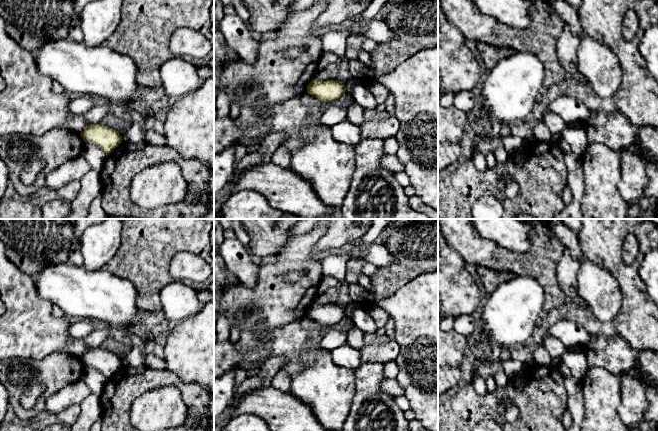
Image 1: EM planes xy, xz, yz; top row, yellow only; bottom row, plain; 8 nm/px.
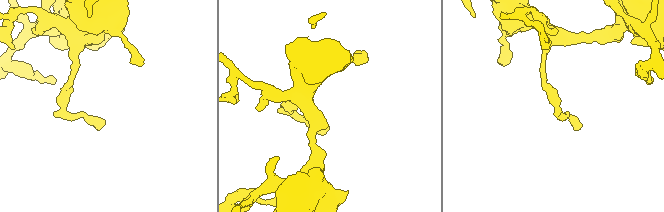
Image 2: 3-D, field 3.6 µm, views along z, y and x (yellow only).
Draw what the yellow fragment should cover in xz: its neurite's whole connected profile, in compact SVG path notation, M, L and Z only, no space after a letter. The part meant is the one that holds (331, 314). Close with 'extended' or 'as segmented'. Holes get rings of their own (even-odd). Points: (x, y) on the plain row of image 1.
M314 302L307 309L307 317L324 326L335 325L345 316L345 309L337 304L321 305Z; as segmented

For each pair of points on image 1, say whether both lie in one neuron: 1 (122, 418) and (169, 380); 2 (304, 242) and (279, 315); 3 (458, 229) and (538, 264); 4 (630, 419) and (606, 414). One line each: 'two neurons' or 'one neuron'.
1: one neuron
2: one neuron
3: one neuron
4: two neurons

